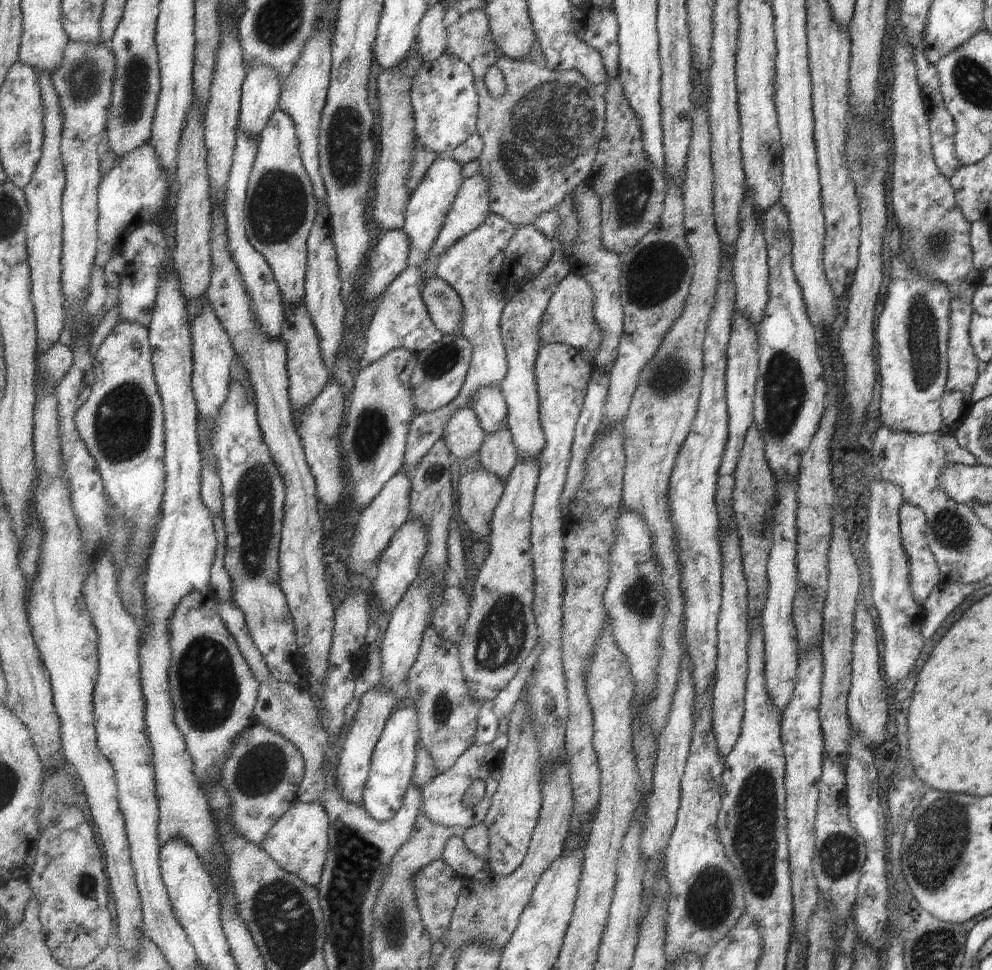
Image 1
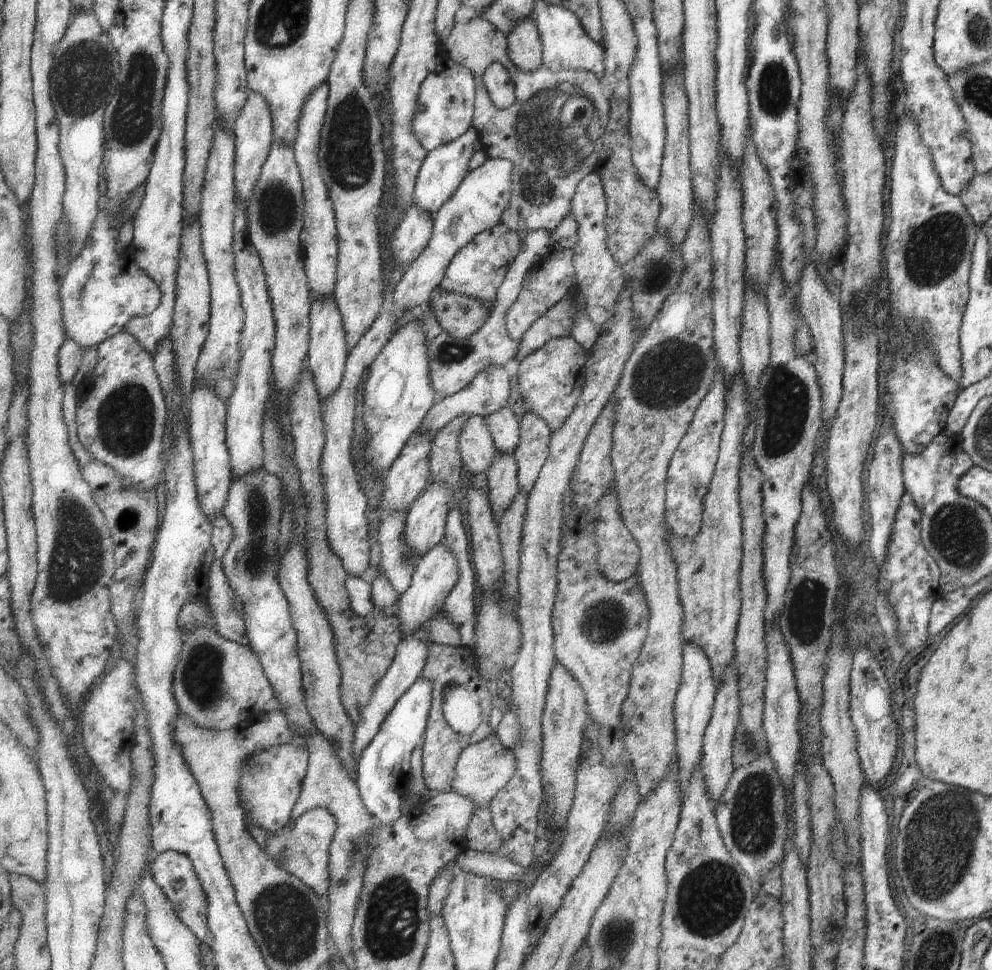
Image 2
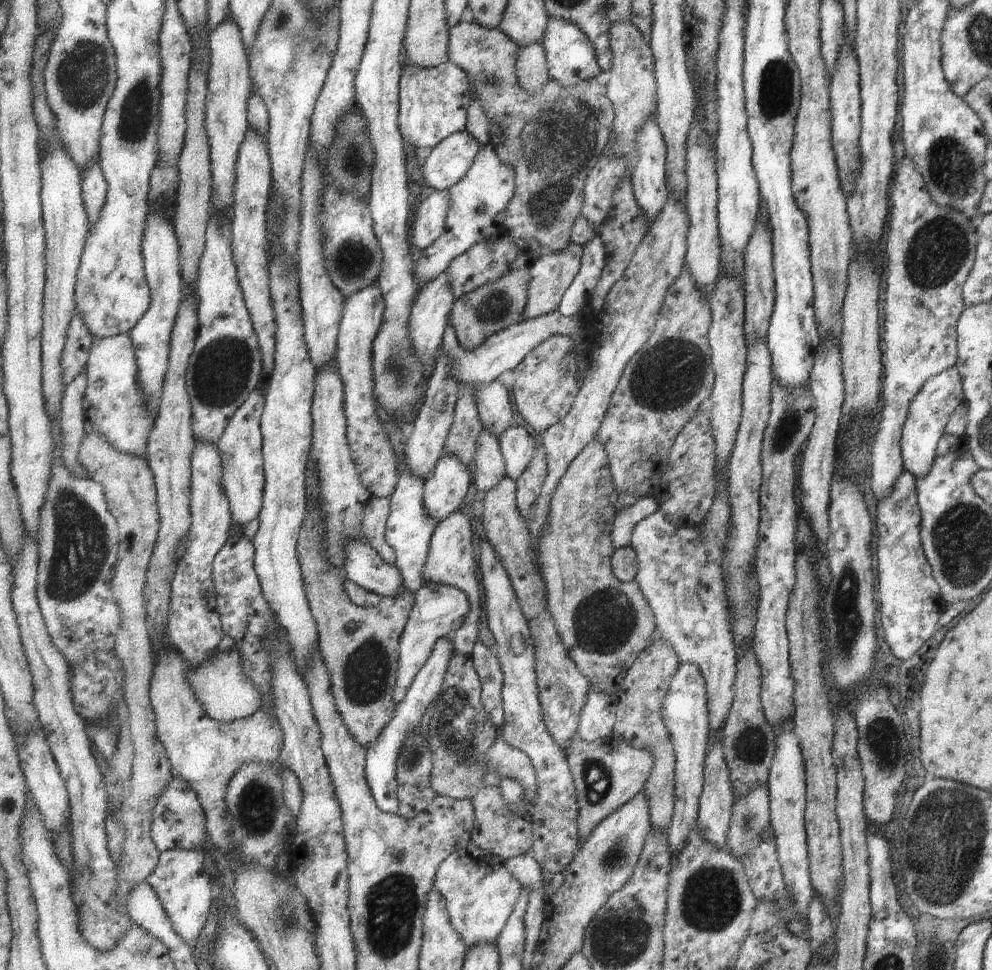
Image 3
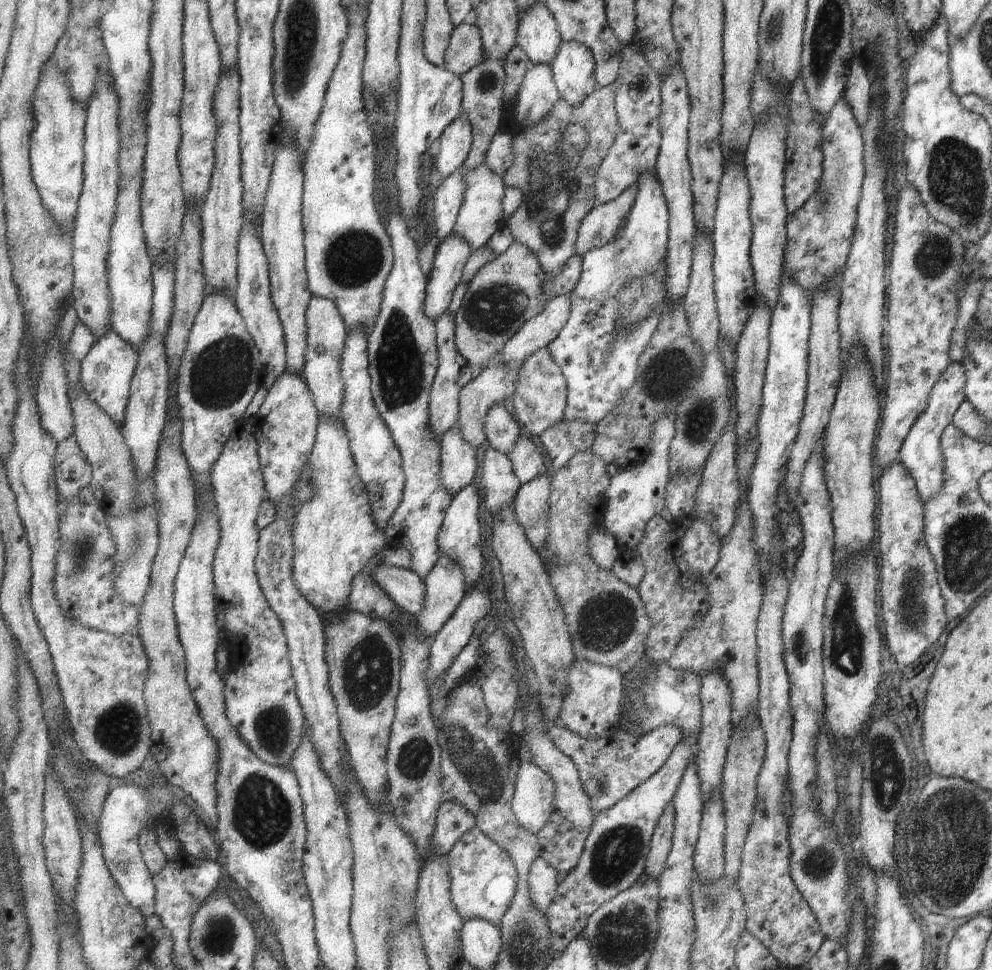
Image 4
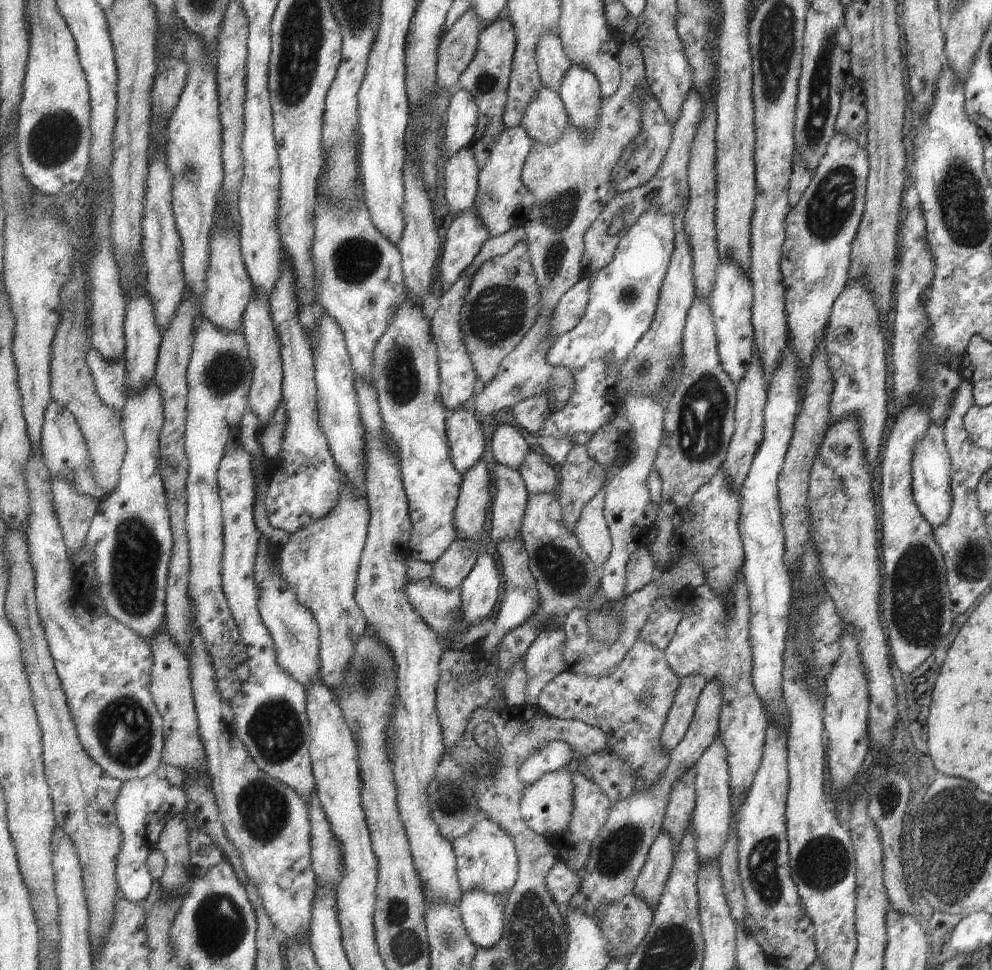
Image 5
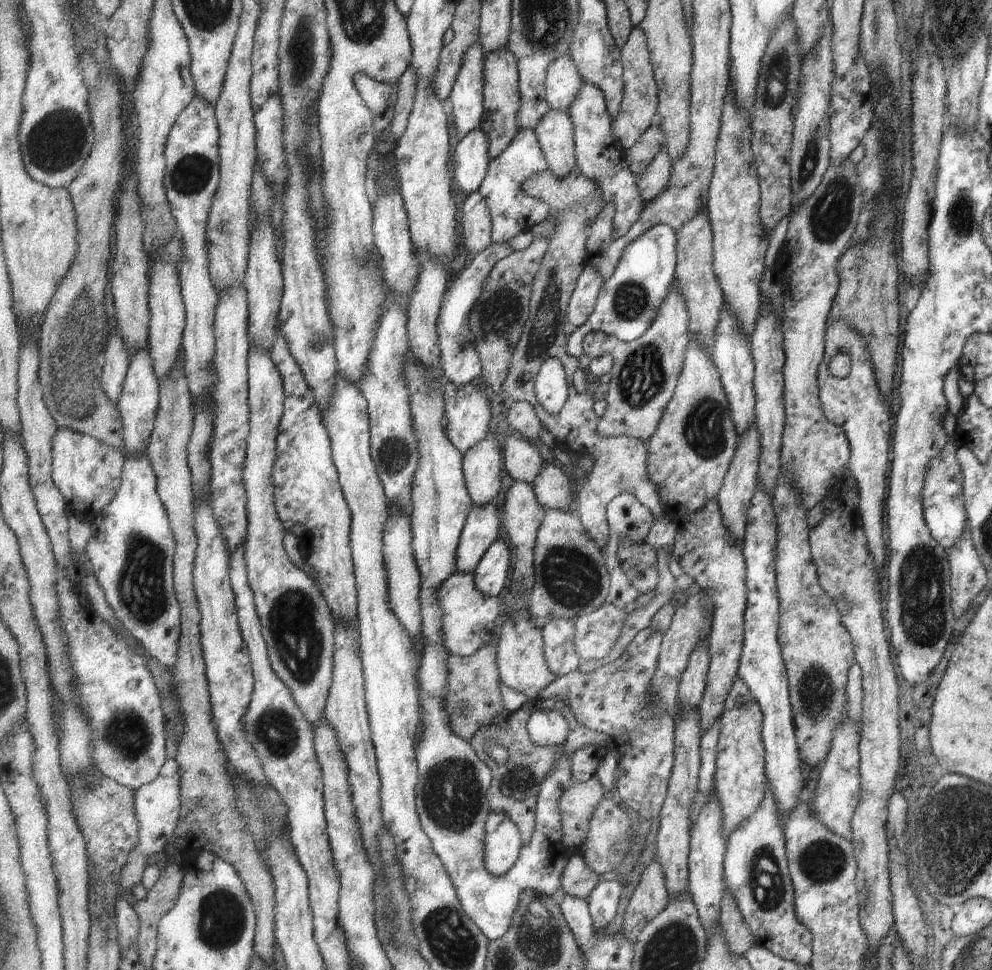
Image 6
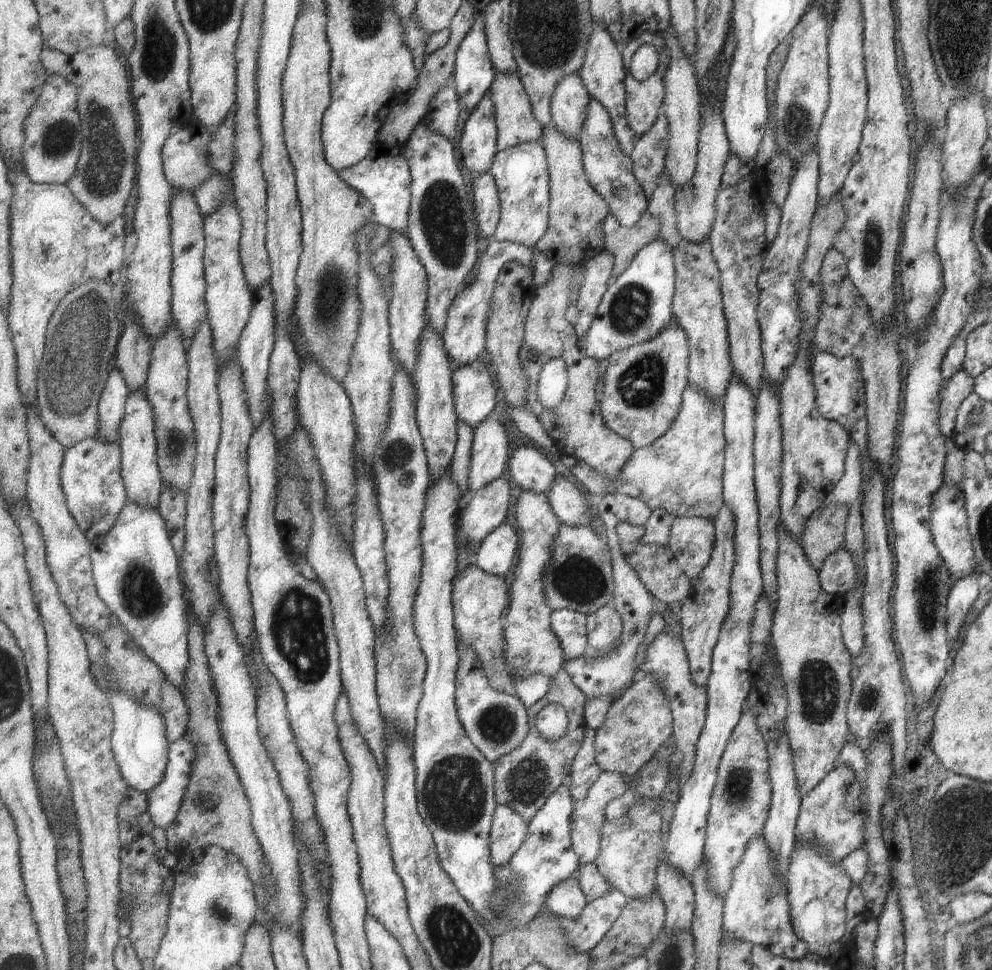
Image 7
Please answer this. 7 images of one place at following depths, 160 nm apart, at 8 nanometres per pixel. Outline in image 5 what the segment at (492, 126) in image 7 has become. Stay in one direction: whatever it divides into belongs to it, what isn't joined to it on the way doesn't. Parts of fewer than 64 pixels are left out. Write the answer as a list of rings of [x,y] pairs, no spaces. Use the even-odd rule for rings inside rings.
[[[465,147],[447,160],[444,196],[454,217],[475,208],[480,190],[480,170],[471,147]]]

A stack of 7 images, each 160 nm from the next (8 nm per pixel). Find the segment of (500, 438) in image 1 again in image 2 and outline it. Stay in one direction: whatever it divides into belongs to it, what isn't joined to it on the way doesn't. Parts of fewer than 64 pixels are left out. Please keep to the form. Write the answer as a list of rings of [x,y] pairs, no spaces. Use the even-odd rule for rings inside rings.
[[[497,452],[495,462],[489,468],[486,476],[489,498],[492,501],[495,520],[499,526],[507,508],[511,508],[513,500],[520,492],[516,456],[509,452]]]

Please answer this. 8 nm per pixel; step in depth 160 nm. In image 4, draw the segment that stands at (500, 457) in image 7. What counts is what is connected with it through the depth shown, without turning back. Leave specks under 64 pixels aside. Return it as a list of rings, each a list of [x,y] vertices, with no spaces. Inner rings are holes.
[[[469,484],[463,491],[459,491],[448,508],[445,515],[444,526],[441,527],[438,536],[438,544],[440,545],[441,555],[448,556],[451,560],[461,565],[466,576],[466,584],[474,587],[477,580],[481,578],[483,572],[483,552],[481,552],[481,515],[482,503],[477,494],[477,488],[473,484]]]

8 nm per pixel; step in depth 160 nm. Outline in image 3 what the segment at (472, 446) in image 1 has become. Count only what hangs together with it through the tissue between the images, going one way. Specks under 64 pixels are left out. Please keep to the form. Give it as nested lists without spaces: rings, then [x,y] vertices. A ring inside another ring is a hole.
[[[486,429],[479,437],[475,464],[474,484],[478,490],[486,493],[497,488],[499,483],[508,476],[508,465],[501,450],[500,440]]]

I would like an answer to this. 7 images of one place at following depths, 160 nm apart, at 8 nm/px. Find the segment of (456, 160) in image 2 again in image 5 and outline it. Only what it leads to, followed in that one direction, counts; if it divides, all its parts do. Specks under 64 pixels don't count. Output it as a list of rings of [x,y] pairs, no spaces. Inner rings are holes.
[[[463,87],[453,90],[445,116],[444,144],[447,156],[471,147],[476,138],[480,112],[474,96]]]

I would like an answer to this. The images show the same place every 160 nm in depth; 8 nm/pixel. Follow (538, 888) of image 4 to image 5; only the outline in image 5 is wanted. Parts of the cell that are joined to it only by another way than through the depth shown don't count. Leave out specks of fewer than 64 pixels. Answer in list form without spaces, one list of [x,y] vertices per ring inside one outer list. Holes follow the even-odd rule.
[[[559,860],[547,876],[546,883],[559,906],[569,905],[571,899],[580,891],[582,874]]]

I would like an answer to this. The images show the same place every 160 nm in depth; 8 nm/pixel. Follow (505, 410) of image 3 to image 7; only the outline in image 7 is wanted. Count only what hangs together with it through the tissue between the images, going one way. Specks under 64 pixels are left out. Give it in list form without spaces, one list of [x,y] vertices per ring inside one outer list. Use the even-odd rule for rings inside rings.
[[[519,446],[510,458],[510,474],[525,491],[548,494],[560,473],[537,448]]]

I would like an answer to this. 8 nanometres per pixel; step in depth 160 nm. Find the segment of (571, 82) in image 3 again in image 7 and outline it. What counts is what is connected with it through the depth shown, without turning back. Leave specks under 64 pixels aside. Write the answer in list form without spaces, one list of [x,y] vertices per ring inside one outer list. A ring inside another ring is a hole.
[[[591,99],[588,119],[579,140],[584,152],[584,167],[589,182],[608,200],[610,214],[623,226],[635,226],[648,210],[649,198],[637,180],[633,159],[624,151],[613,128],[612,117],[601,101]]]

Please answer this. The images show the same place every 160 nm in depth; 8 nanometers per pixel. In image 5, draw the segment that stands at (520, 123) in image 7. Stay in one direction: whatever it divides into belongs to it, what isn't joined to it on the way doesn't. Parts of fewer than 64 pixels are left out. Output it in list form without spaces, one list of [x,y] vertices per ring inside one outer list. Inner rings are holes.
[[[505,13],[503,18],[482,31],[476,58],[460,76],[459,87],[467,89],[474,96],[480,112],[476,138],[471,146],[480,169],[488,163],[499,136],[507,127],[504,114],[508,103],[508,88],[512,78],[517,39],[516,28]]]

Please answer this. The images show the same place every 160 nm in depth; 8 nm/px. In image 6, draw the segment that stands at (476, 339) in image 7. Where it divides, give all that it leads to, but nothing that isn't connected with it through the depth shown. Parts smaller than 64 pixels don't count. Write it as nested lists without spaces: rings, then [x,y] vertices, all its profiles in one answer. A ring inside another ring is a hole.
[[[491,243],[489,248],[471,257],[462,269],[455,282],[447,289],[442,300],[442,309],[438,320],[439,344],[443,359],[445,378],[453,381],[457,386],[469,384],[473,379],[477,381],[482,374],[482,360],[478,353],[472,330],[470,314],[479,300],[484,286],[488,281],[493,267],[515,250],[507,243]]]

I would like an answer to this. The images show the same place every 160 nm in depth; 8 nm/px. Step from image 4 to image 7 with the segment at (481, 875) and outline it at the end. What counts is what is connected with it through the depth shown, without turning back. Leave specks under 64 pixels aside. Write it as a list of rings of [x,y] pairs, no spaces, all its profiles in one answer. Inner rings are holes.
[[[498,804],[493,819],[490,848],[492,863],[497,866],[510,864],[530,835],[530,826],[510,806]]]

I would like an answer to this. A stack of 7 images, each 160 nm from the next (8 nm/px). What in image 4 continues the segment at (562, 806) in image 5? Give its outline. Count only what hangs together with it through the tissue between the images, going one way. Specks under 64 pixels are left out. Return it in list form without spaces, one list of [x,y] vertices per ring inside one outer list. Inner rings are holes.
[[[519,761],[513,794],[513,812],[519,824],[537,835],[554,813],[556,784],[553,777],[531,761]]]

